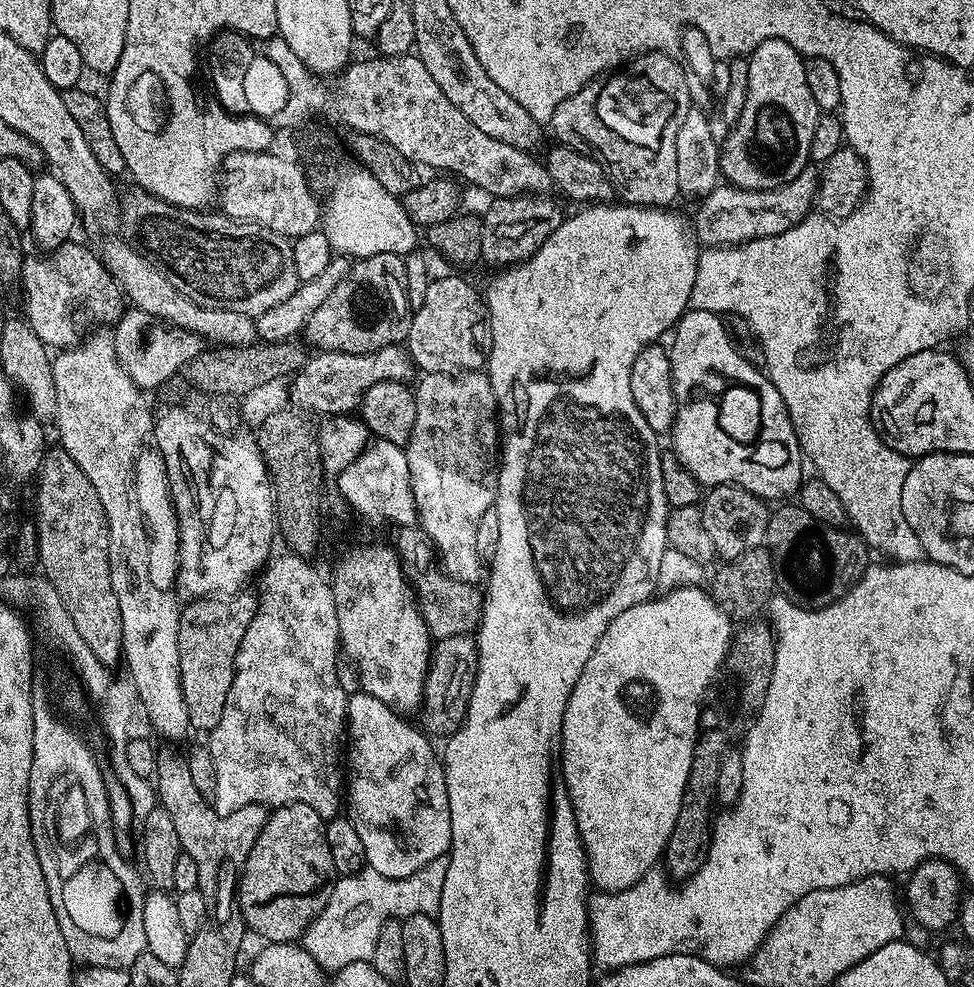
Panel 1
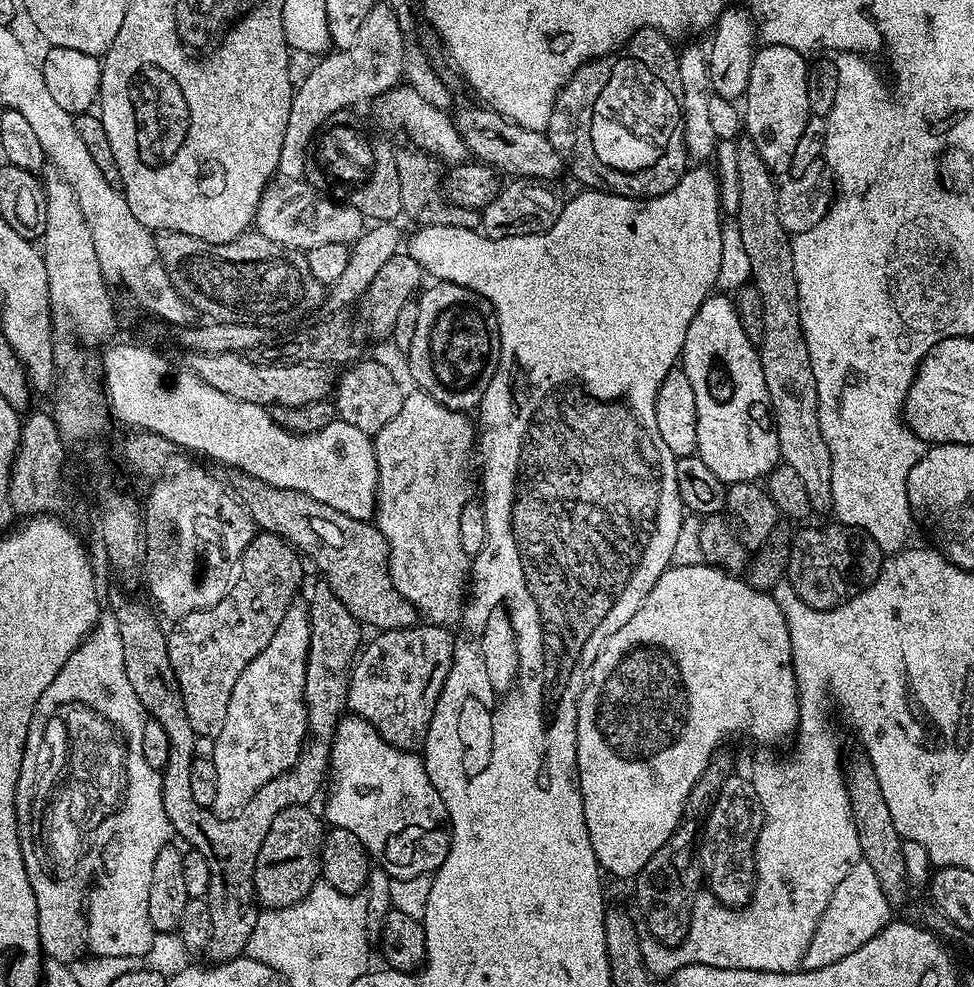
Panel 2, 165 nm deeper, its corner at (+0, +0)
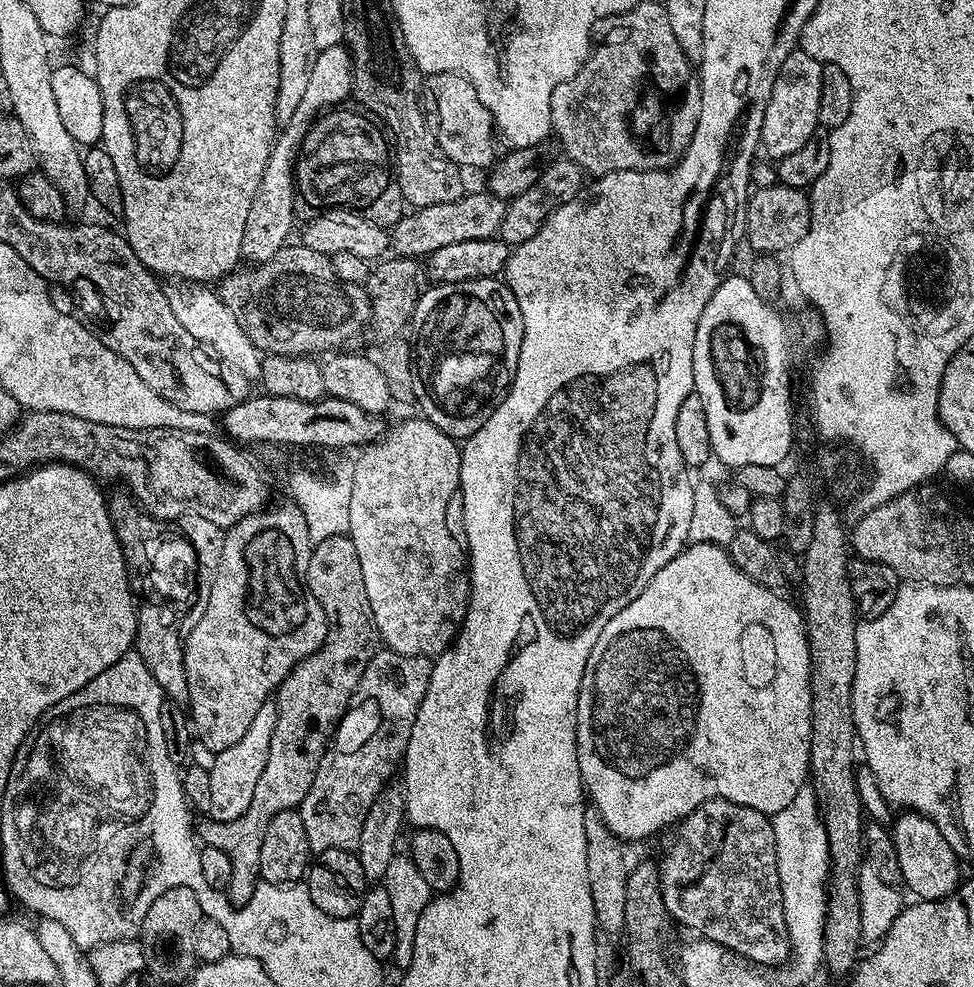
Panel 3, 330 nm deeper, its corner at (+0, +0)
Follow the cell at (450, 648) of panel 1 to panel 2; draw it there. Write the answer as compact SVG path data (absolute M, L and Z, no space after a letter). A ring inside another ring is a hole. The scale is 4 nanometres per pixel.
M427 622L417 623L410 628L385 628L375 633L377 636L372 641L363 645L362 651L355 657L354 663L350 669L348 678L348 702L347 707L353 713L360 715L364 720L368 720L382 734L384 740L388 740L396 748L404 748L408 752L416 752L423 745L428 727L430 726L430 718L436 709L438 698L442 694L442 686L446 682L446 678L450 674L450 666L454 658L454 650L456 649L456 636L451 627L442 624L429 624Z

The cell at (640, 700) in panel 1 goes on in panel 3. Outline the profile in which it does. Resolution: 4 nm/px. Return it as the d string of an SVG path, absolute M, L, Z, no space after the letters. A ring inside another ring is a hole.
M694 544L685 547L683 552L679 552L674 559L666 562L666 566L662 566L662 570L658 570L658 574L654 574L654 578L650 578L646 590L642 590L642 594L638 594L638 598L634 598L626 607L618 610L618 614L614 614L614 618L610 618L610 622L606 622L602 634L598 634L598 642L594 642L594 650L590 650L590 658L586 662L586 670L582 674L582 682L580 683L578 710L576 711L576 749L578 750L580 777L584 779L587 799L605 826L621 842L644 840L647 836L654 835L655 832L661 831L660 833L663 833L679 824L684 817L690 815L693 810L702 806L707 800L729 800L735 804L750 806L750 810L775 814L778 810L786 810L786 806L790 806L790 802L794 802L794 798L805 788L806 781L810 776L808 763L810 762L810 742L812 741L812 659L808 649L808 631L804 629L804 617L801 609L797 605L795 608L790 601L783 600L779 596L780 594L779 591L762 586L758 582L754 582L754 578L742 574L742 570L738 570L738 566L734 566L734 562L728 557L727 551L721 545Z

